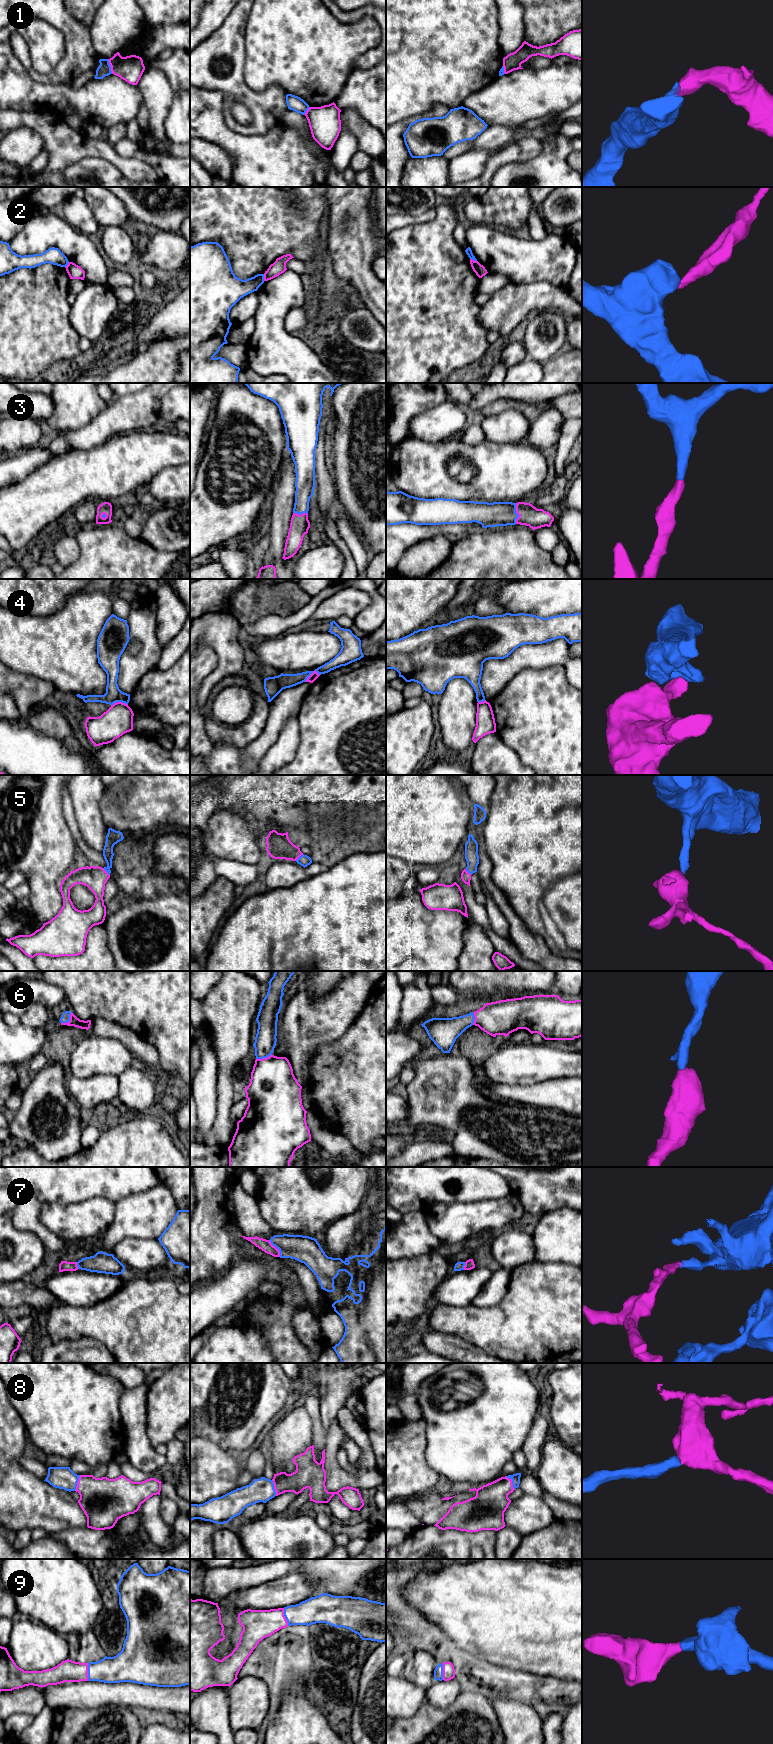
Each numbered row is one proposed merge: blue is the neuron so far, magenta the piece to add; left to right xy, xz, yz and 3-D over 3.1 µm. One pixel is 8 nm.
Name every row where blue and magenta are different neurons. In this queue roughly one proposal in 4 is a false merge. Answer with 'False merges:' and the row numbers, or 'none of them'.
False merges: 1, 2, 4

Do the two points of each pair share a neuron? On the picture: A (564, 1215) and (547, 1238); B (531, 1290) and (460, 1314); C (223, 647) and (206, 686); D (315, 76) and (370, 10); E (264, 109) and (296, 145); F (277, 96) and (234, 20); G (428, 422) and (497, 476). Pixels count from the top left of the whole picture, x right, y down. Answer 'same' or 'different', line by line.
A: same
B: same
C: same
D: different
E: different
F: same
G: different

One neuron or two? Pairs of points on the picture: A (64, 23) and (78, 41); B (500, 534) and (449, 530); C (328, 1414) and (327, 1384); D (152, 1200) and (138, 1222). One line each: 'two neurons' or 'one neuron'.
A: one neuron
B: two neurons
C: one neuron
D: one neuron

